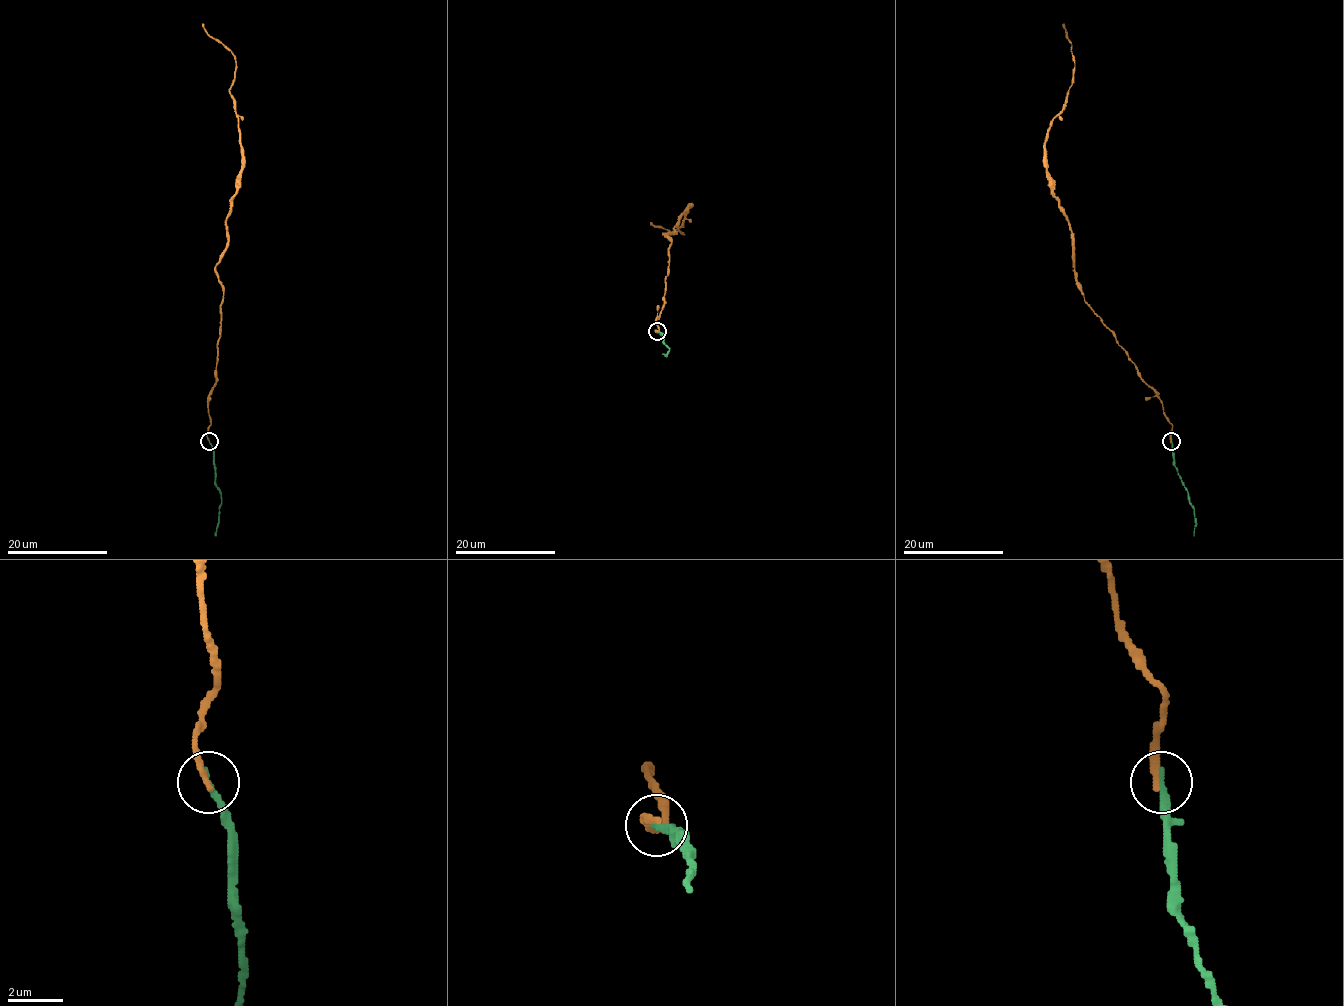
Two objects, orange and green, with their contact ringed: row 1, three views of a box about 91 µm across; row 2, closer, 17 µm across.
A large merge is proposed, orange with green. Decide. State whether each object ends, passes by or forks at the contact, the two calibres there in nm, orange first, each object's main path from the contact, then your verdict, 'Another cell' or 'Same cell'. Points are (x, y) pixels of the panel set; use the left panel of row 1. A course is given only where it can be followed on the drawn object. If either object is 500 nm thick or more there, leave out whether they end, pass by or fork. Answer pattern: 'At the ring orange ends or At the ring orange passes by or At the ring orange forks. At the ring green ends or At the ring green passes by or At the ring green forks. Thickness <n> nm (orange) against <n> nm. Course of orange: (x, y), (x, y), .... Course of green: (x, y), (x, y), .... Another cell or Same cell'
At the ring orange ends. At the ring green ends. Thickness 320 nm (orange) against 280 nm. Course of orange: (209, 441), (223, 299), (215, 265), (241, 170), (229, 89), (235, 60), (202, 23). Course of green: (209, 441), (215, 484), (221, 494), (215, 535). Same cell

